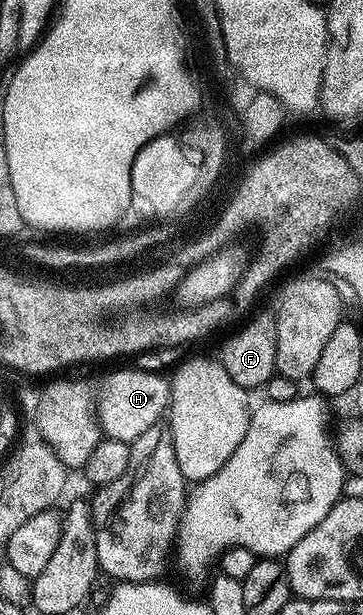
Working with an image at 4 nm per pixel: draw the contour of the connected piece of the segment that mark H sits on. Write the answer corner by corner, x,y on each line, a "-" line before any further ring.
115,371
107,379
97,414
101,431
108,439
132,443
145,429
163,423
171,405
171,384
151,371

